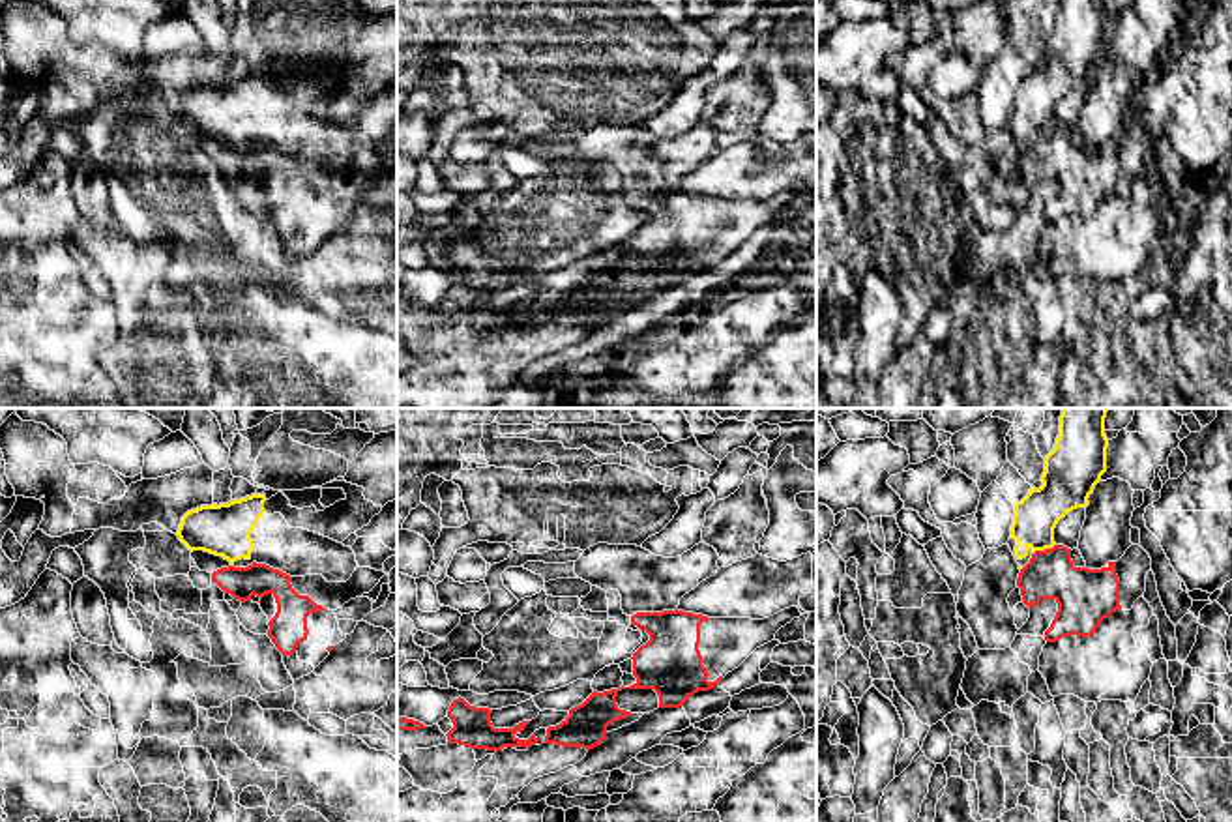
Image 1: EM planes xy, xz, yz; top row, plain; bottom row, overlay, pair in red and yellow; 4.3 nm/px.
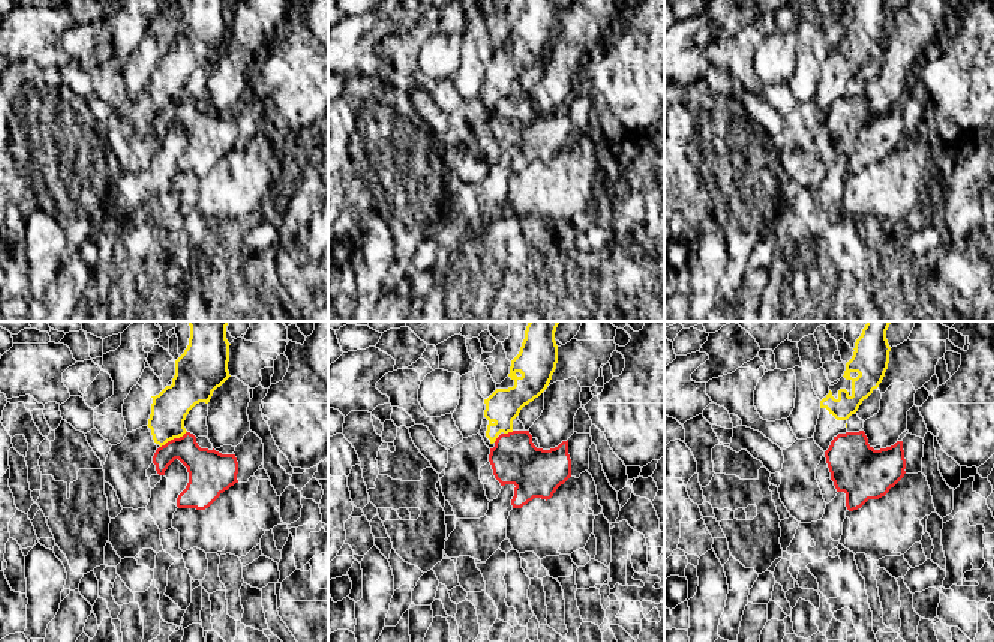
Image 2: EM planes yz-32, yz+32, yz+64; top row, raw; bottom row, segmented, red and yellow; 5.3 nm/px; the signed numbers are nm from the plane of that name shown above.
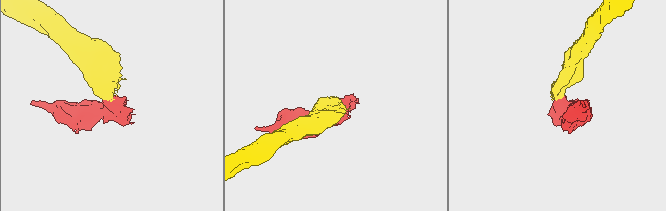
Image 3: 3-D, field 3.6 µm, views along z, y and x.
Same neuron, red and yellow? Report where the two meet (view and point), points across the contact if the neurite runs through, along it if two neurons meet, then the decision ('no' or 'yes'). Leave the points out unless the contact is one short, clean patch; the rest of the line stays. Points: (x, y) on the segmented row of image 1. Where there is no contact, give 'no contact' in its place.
contact yz (1045, 549); border yz (1055, 543), (1034, 553); no

